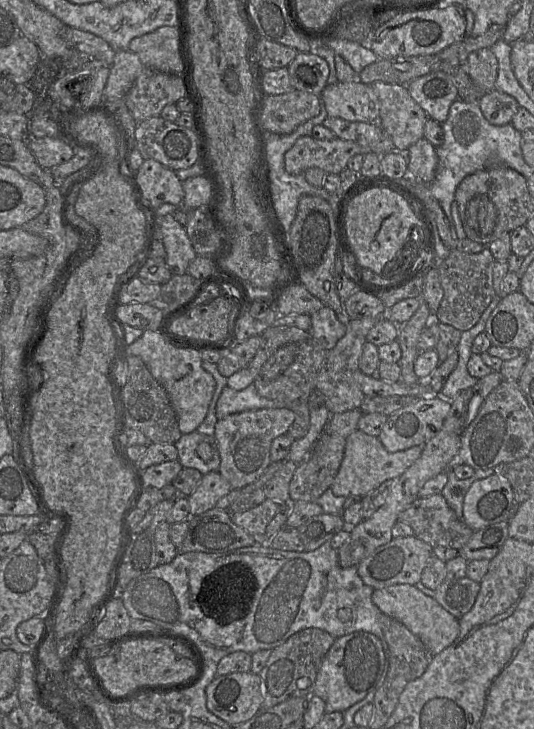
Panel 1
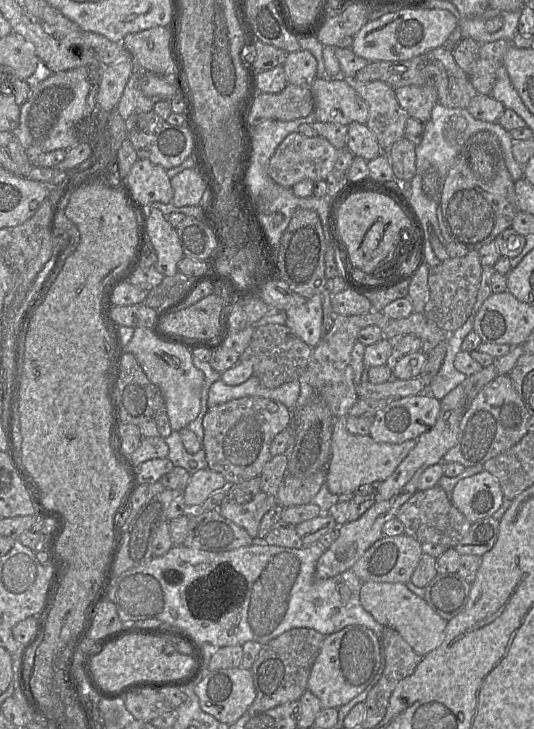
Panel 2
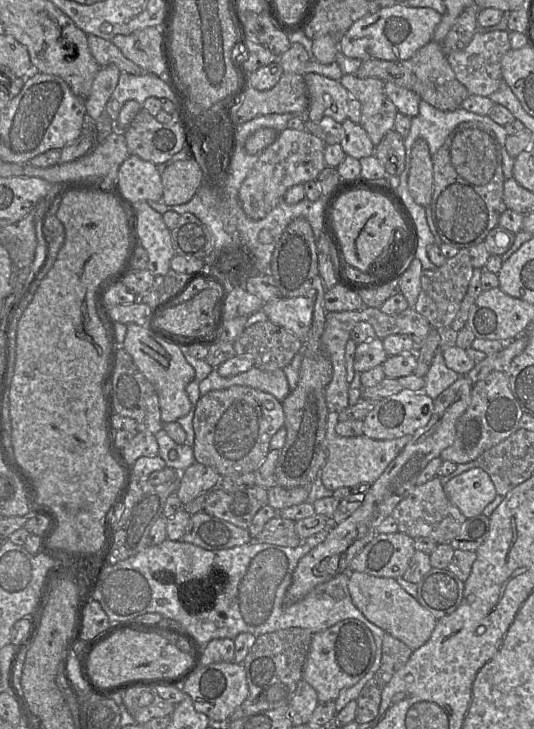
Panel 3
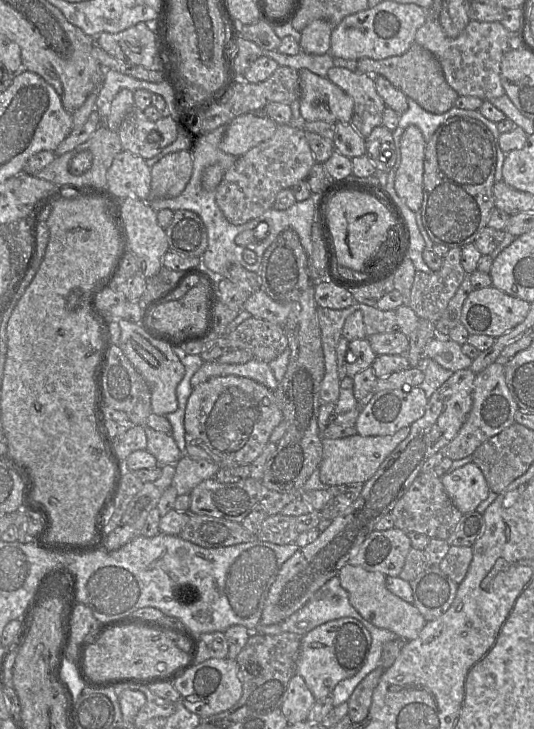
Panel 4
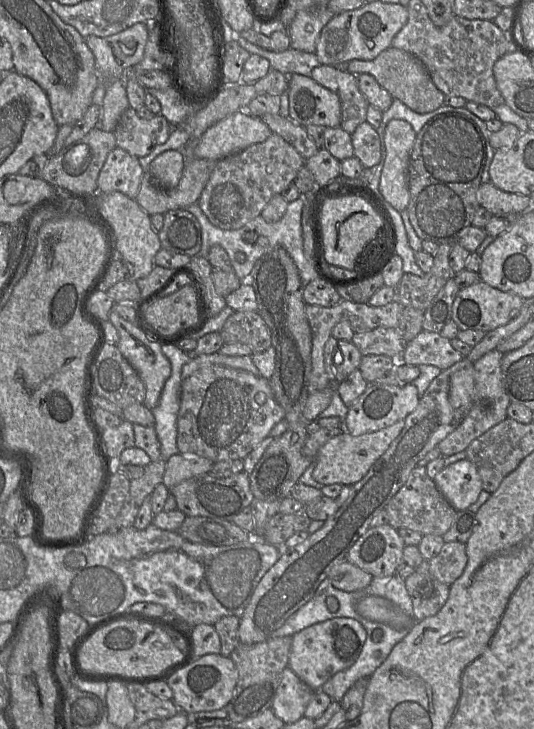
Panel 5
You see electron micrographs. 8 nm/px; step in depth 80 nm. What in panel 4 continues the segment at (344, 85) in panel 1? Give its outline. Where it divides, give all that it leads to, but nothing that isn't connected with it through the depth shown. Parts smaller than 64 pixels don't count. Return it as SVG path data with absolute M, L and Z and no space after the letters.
M298 70L298 72L299 72L300 96L297 101L290 104L293 120L296 121L296 126L291 126L291 127L301 128L301 124L303 124L304 122L314 122L314 121L325 121L325 122L329 122L329 123L336 123L336 122L350 123L352 116L353 116L354 102L353 102L353 99L348 94L346 94L341 88L336 86L334 83L329 81L326 77L318 76L318 75L310 72L309 70Z

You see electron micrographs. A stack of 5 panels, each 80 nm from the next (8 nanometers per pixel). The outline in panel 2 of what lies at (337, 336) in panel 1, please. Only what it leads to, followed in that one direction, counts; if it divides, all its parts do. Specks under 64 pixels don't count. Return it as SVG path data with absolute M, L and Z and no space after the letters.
M321 294L306 298L306 302L293 306L285 312L286 323L299 338L312 348L324 336L323 310Z

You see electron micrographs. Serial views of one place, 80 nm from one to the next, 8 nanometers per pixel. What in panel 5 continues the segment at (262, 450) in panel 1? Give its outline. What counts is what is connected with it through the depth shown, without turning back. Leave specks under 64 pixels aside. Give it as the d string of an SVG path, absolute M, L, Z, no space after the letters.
M221 365L202 366L181 383L177 447L180 453L195 454L214 463L243 460L284 415L265 377Z

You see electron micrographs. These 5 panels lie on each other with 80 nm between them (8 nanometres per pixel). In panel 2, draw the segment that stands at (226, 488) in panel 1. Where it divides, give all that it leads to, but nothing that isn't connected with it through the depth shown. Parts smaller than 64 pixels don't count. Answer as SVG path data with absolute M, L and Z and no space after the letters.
M209 468L198 470L191 474L183 497L188 508L202 504L213 493L226 489L225 478Z

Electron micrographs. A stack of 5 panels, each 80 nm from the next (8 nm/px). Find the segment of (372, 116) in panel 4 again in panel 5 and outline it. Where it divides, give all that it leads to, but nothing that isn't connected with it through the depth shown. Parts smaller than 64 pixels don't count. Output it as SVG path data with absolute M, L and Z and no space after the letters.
M319 65L311 71L310 78L339 97L339 126L344 131L352 134L358 125L365 122L369 104L358 88L355 74L341 71L332 65Z

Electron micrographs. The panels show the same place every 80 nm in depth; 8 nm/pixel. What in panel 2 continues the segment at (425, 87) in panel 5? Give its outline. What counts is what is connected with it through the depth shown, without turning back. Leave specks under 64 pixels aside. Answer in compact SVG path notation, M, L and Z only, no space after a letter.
M444 46L408 60L370 62L356 73L355 78L360 82L383 81L393 88L430 85L437 91L438 103L452 108L467 108L472 98L479 94L456 62L452 50Z

